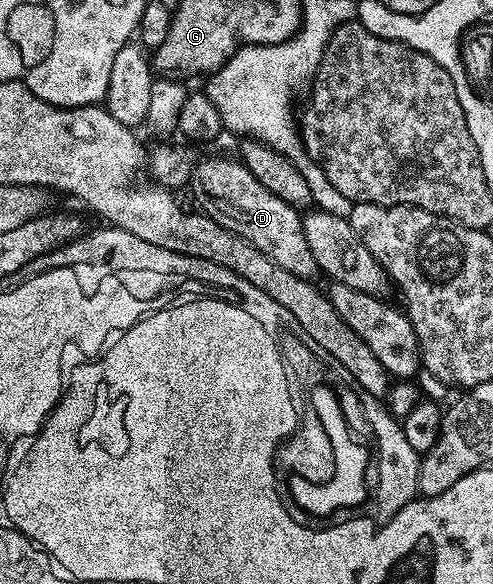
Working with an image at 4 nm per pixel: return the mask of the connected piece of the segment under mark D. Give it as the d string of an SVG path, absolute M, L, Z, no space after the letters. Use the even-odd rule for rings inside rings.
M225 157L198 160L194 164L188 188L193 189L196 208L200 212L215 219L215 223L227 231L247 239L247 243L263 251L267 259L279 263L283 271L291 271L291 275L306 279L318 276L317 264L307 247L307 235L303 235L302 214L279 199L279 195L271 195L271 191L267 191L267 187L263 187L263 183L259 183L259 179L255 179L255 175L251 175L240 160L228 161Z

